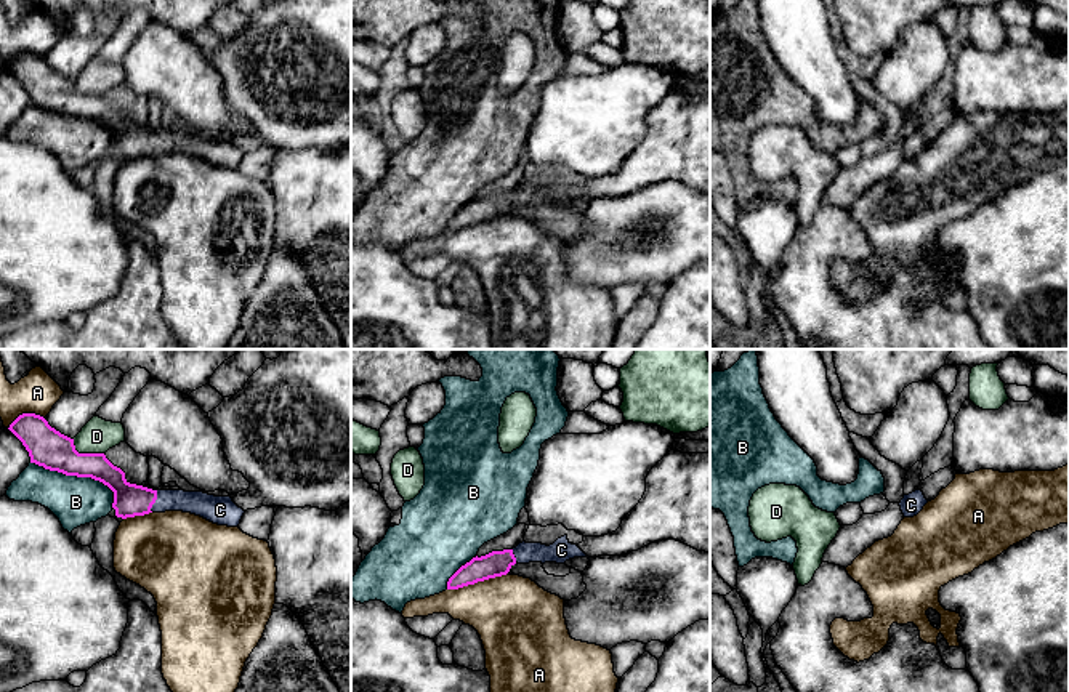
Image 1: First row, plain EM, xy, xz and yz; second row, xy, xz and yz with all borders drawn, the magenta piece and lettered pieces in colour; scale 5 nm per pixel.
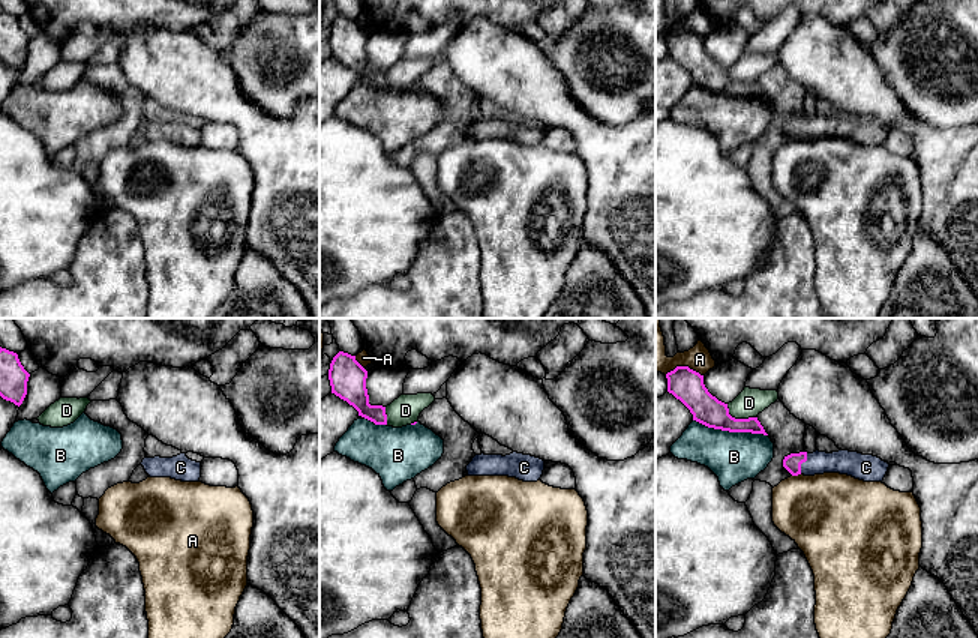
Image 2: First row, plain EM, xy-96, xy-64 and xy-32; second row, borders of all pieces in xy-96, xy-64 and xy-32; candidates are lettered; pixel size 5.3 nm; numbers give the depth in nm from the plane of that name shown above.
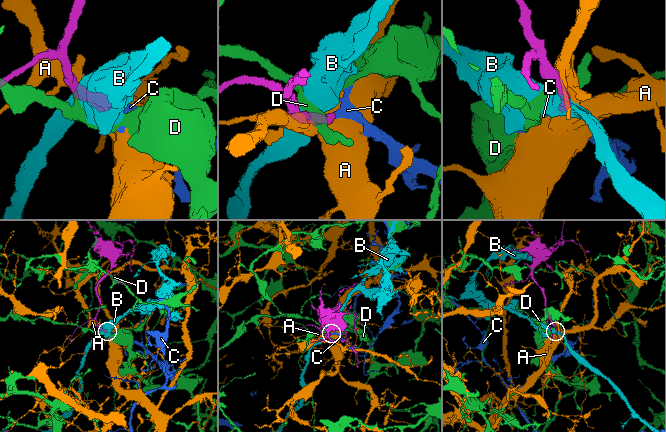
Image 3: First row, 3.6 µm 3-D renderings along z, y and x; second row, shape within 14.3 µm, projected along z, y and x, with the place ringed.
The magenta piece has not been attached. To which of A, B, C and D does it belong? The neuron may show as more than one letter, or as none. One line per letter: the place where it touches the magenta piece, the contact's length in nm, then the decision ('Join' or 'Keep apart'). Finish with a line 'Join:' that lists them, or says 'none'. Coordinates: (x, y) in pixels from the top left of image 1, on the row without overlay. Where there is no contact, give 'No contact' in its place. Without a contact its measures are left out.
A: Touches magenta at xz (476, 223). Shared border 320 nm. Keep apart
B: Touches magenta at xy (79, 117). Shared border 480 nm. Keep apart
C: Touches magenta at xy (154, 143). Shared border 120 nm. Join
D: Touches magenta at xy (85, 95). Shared border 180 nm. Keep apart
Join: C

